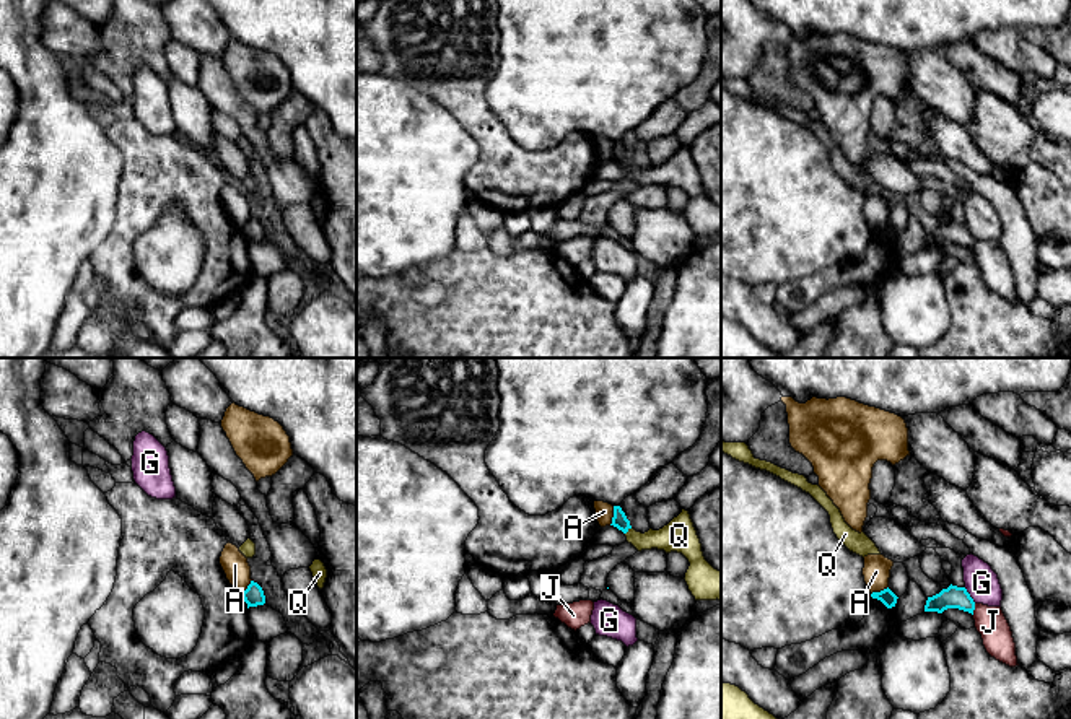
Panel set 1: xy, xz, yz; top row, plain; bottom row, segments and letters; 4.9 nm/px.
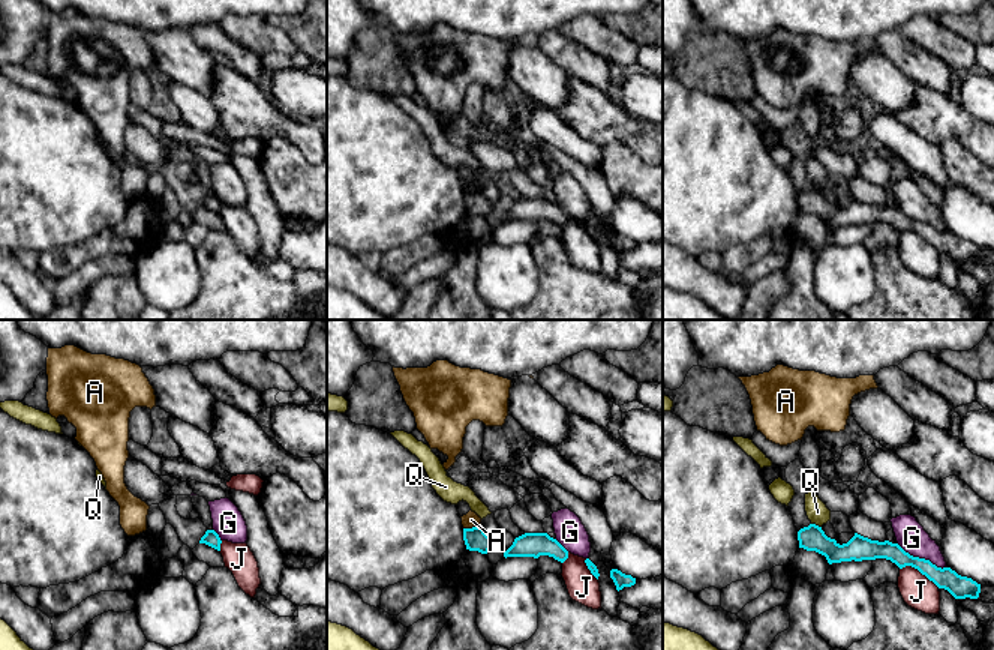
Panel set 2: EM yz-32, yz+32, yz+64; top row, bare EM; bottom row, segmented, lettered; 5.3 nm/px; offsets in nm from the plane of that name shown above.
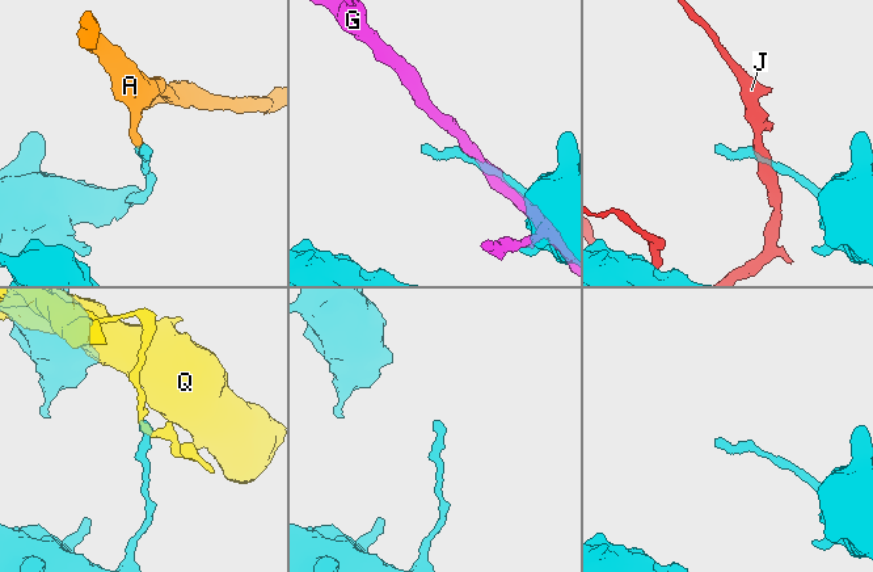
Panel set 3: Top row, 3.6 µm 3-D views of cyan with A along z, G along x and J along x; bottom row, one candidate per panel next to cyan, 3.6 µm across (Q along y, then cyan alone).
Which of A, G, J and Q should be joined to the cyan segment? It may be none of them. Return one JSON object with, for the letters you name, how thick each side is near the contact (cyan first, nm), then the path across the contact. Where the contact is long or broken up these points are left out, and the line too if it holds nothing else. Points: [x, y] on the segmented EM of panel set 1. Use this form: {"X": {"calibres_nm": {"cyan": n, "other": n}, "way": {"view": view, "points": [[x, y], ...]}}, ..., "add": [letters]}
{"add": []}

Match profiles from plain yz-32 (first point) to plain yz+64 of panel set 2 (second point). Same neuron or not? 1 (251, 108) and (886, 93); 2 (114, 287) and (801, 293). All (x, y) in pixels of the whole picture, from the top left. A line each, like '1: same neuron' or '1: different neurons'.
1: different neurons
2: same neuron

